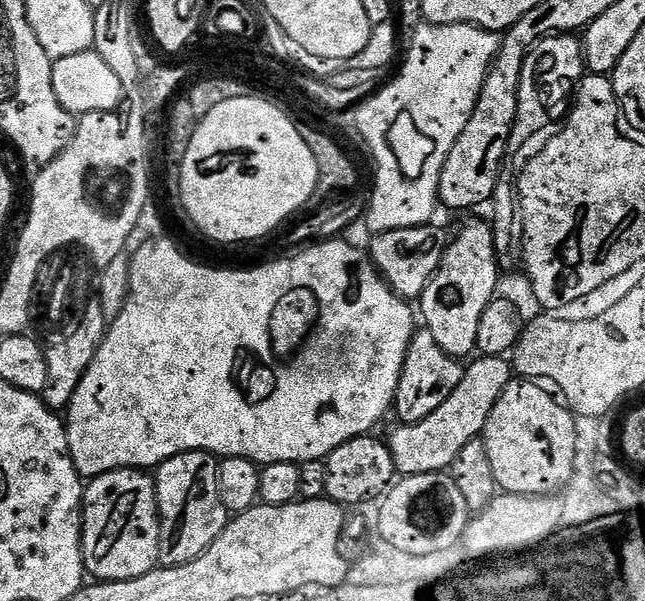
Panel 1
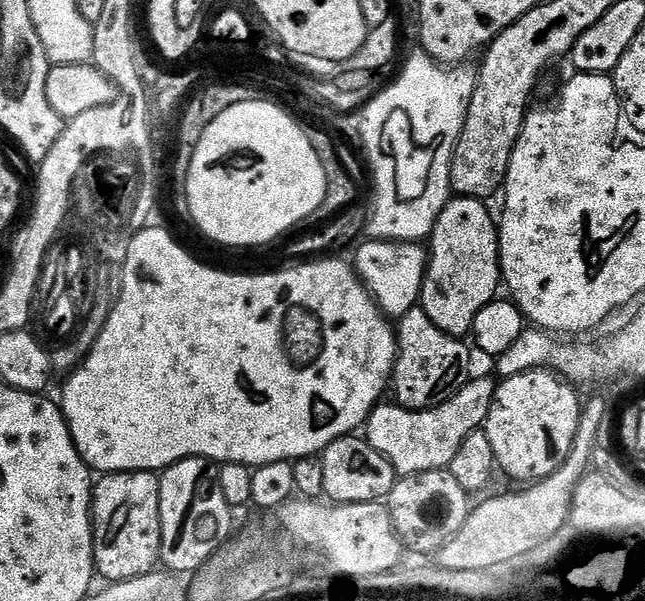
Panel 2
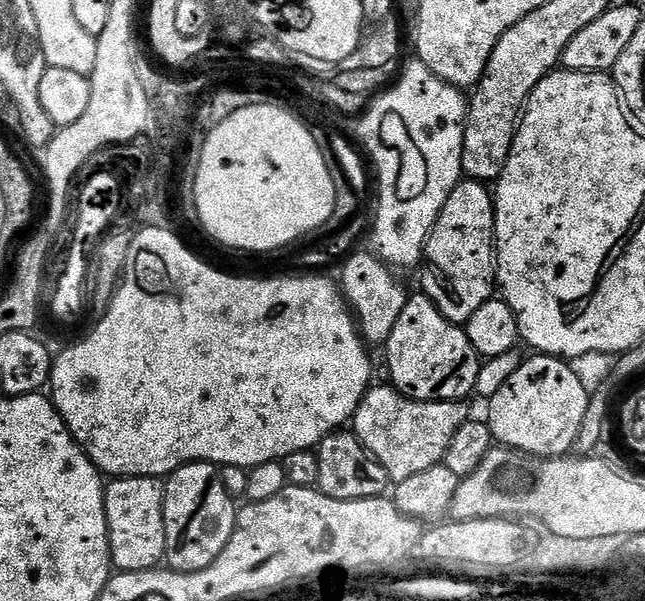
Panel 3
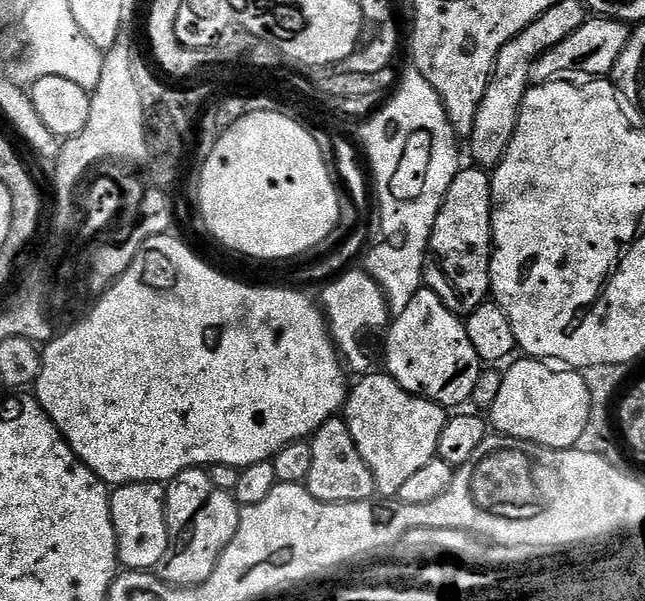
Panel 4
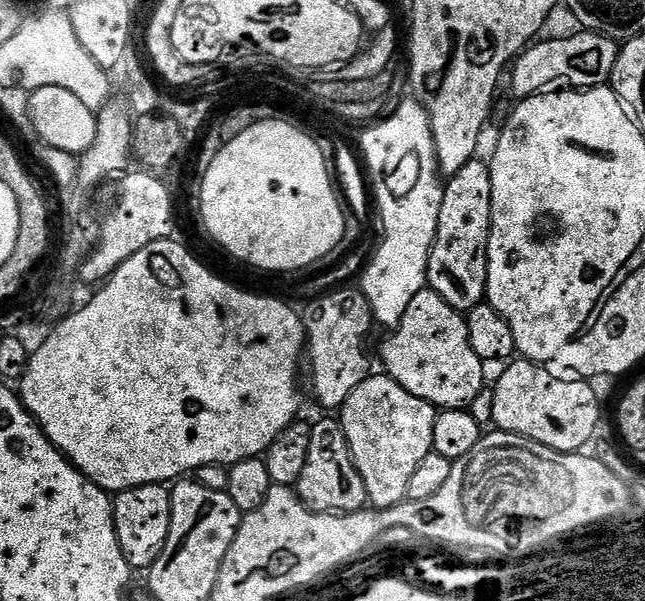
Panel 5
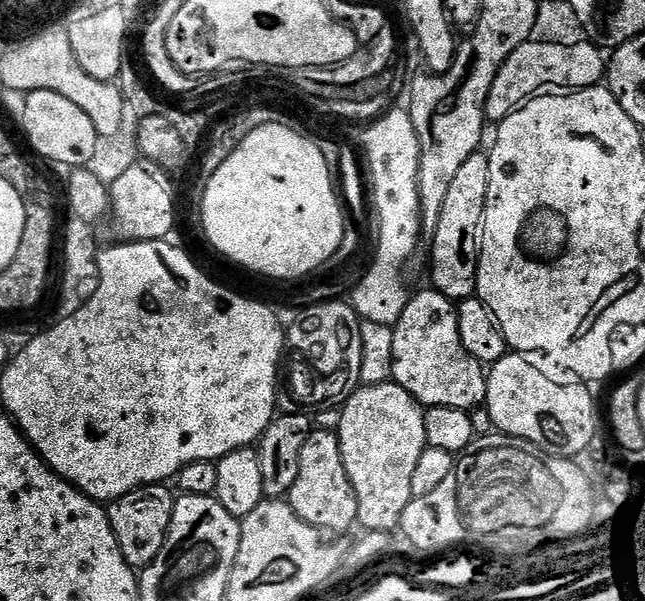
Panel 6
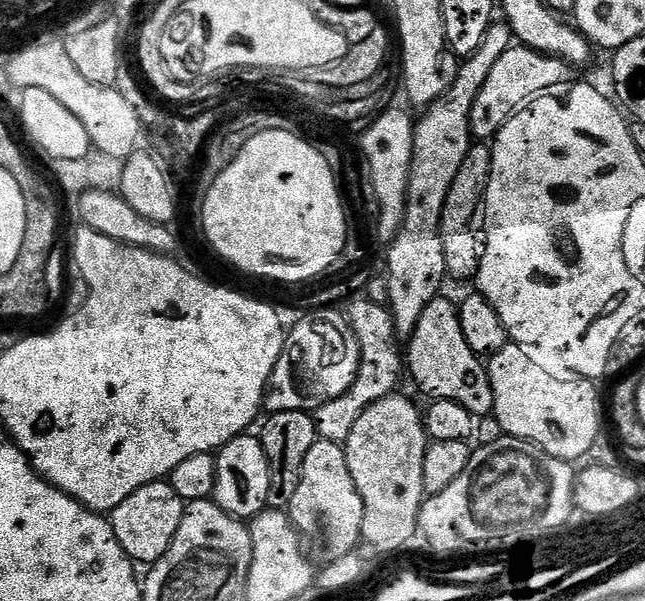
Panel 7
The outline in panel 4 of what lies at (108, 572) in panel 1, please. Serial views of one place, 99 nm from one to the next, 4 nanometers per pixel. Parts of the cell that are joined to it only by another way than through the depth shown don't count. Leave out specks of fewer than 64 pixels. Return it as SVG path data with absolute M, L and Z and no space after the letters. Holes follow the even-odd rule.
M138 482L137 484L121 484L111 493L116 558L127 571L152 572L160 567L168 545L165 491L164 484Z

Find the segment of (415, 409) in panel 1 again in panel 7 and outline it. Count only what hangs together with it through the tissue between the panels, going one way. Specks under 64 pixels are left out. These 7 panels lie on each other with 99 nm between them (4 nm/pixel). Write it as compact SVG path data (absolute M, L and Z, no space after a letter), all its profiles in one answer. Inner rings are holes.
M434 299L426 310L422 310L412 335L407 337L407 375L412 375L413 382L428 395L429 401L458 402L458 406L466 406L474 418L487 416L492 412L494 396L485 361L476 356L470 346L466 346L457 305L444 299Z

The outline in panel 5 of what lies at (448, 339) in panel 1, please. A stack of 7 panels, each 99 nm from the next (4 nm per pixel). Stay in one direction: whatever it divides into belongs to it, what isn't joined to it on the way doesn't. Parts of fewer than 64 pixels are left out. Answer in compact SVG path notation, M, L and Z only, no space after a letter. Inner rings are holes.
M473 158L458 170L458 174L447 177L444 197L438 214L438 230L434 246L430 250L427 287L433 288L450 306L465 314L485 303L488 291L488 231L492 228L492 169L480 158Z

